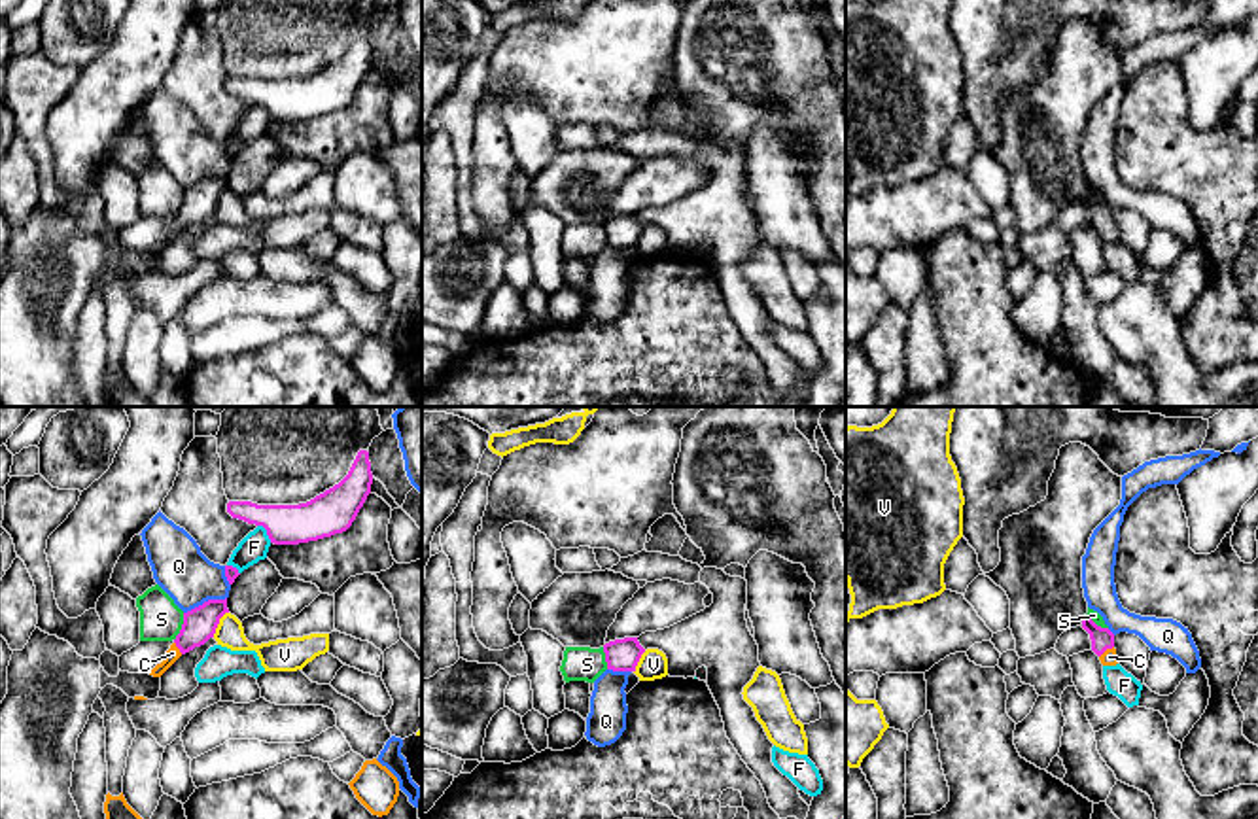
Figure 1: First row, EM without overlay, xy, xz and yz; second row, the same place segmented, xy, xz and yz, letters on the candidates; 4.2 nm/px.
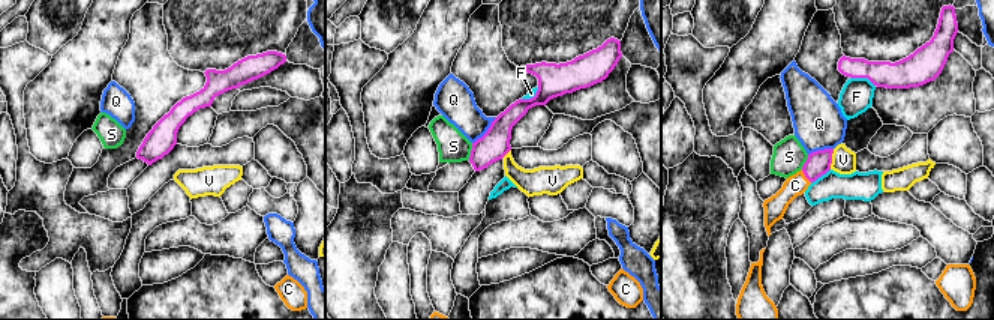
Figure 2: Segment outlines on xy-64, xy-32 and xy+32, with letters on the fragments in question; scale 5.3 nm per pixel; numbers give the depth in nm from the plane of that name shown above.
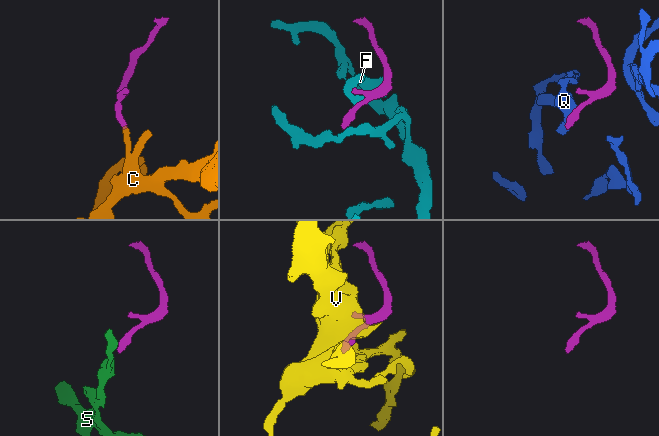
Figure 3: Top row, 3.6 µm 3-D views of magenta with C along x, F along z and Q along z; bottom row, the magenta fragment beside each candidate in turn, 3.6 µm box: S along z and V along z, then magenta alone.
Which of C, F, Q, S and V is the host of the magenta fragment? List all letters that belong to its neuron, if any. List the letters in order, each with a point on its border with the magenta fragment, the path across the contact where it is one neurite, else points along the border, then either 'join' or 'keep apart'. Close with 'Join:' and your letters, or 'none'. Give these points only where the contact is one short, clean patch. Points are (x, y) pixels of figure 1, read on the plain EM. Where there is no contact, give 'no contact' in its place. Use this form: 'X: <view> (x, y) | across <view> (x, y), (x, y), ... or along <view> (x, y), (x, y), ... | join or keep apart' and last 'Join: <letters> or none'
C: yz (1105, 226) | across yz (1101, 214), (1105, 226), (1109, 233) | join
F: xy (267, 108) | keep apart
Q: xy (205, 178) | along xy (226, 173), (205, 176), (184, 190) | keep apart
S: xy (182, 203) | along xy (184, 190), (184, 199), (174, 216) | keep apart
V: xy (218, 199) | along xy (227, 188), (212, 212) | keep apart
Join: C

